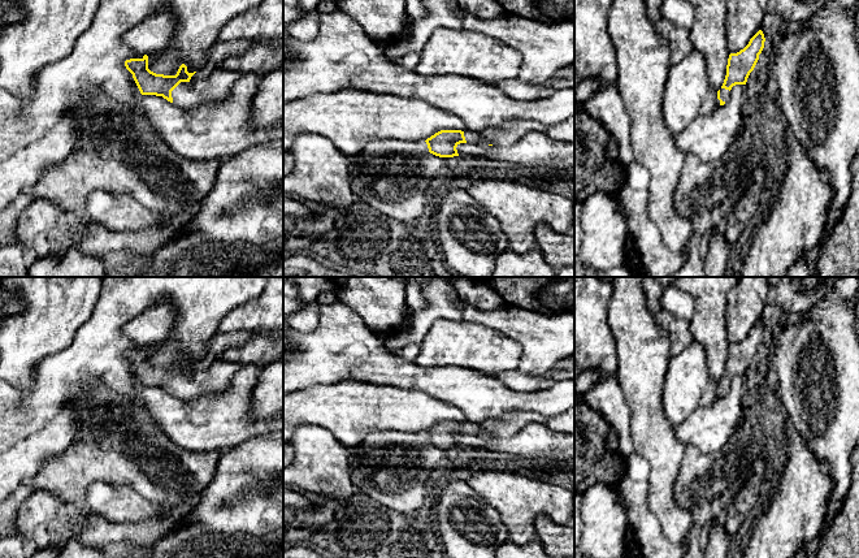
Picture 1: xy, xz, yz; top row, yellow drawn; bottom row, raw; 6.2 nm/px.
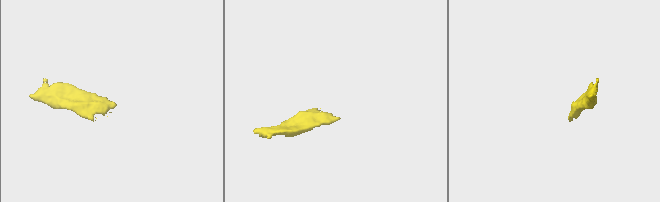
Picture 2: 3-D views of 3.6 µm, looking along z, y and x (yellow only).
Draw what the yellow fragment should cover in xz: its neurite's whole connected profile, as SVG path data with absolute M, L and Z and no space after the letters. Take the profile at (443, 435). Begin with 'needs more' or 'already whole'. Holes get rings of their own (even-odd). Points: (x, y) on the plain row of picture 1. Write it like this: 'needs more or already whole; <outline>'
needs more; M513 411L482 423L441 421L425 433L430 445L439 449L454 449L459 447L456 438L460 434L511 438L528 424L545 423L545 420L543 416L535 412Z

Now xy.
needs more; M147 346L126 351L125 358L142 386L162 388L185 401L224 392L240 368L238 363L217 360L208 369L191 375L190 371L196 363L188 364L185 355L175 367L156 365L148 360Z

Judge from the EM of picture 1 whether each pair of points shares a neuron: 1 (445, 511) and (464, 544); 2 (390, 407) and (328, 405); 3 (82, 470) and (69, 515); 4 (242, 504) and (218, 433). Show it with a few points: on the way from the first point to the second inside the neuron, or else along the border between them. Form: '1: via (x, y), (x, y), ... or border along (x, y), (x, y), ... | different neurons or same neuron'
1: via (452, 519), (464, 531), (464, 536) | same neuron
2: via (374, 407), (343, 407) | same neuron
3: border along (44, 492), (50, 492), (63, 501), (82, 506) | different neurons
4: border along (257, 433), (230, 448) | different neurons

